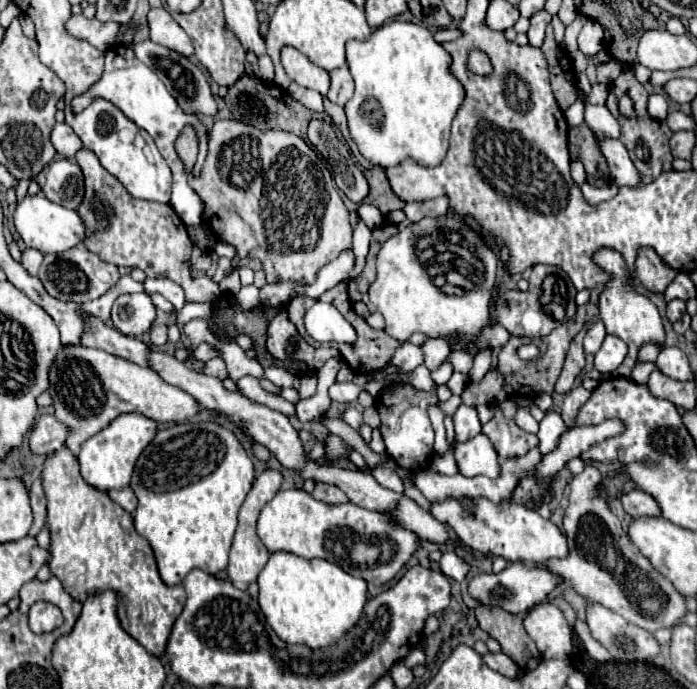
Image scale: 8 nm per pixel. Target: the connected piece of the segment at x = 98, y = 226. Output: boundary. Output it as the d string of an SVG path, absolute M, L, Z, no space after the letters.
M79 150L75 160L85 174L85 198L77 212L87 224L83 244L91 252L119 268L141 268L151 278L171 278L183 286L185 296L191 302L207 302L219 296L217 284L197 284L197 280L191 278L187 262L193 244L187 236L185 224L169 204L133 198L125 186L101 166L99 158L91 150Z

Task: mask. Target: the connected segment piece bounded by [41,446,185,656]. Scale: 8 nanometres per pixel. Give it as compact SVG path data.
M63 446L53 454L47 454L43 462L41 480L47 496L47 526L51 532L51 548L49 548L51 572L61 580L63 588L79 602L83 602L91 594L99 594L99 590L101 592L117 590L129 608L129 620L131 620L129 634L141 646L145 646L145 650L151 652L153 656L163 656L171 626L185 606L185 590L181 586L171 588L161 580L153 550L149 542L135 532L133 516L127 510L123 510L119 504L115 504L107 492L83 480L79 472L79 460L67 446Z

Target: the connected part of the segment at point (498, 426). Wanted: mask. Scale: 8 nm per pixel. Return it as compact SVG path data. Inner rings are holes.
M505 400L495 408L495 416L483 426L483 434L491 438L501 460L525 456L529 448L537 446L537 436L521 430L513 420L515 402Z

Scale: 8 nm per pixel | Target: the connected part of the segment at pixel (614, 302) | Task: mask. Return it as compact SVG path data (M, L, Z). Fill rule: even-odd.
M601 248L599 252L595 252L593 260L605 270L609 272L611 280L605 284L605 292L599 296L599 318L605 322L605 328L607 328L607 334L613 334L617 338L621 338L627 346L629 346L629 354L627 358L623 360L623 364L613 372L615 376L623 376L623 378L629 378L631 370L633 370L633 364L637 362L637 356L639 356L639 350L643 344L655 344L659 348L665 346L665 330L663 330L663 324L661 324L661 316L655 308L655 304L647 298L647 296L641 296L637 292L631 290L631 282L629 282L629 272L623 264L623 258L619 256L619 252L615 250L609 250L609 248Z

